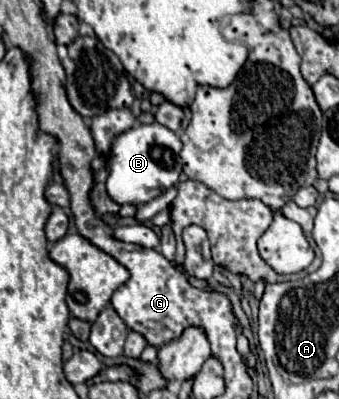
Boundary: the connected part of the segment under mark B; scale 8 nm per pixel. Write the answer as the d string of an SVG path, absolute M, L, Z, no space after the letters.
M153 122L153 124L139 124L131 130L115 136L109 160L107 160L107 194L117 204L131 204L141 206L151 202L153 198L161 196L167 188L179 182L181 172L181 152L183 144L175 132L169 128Z

